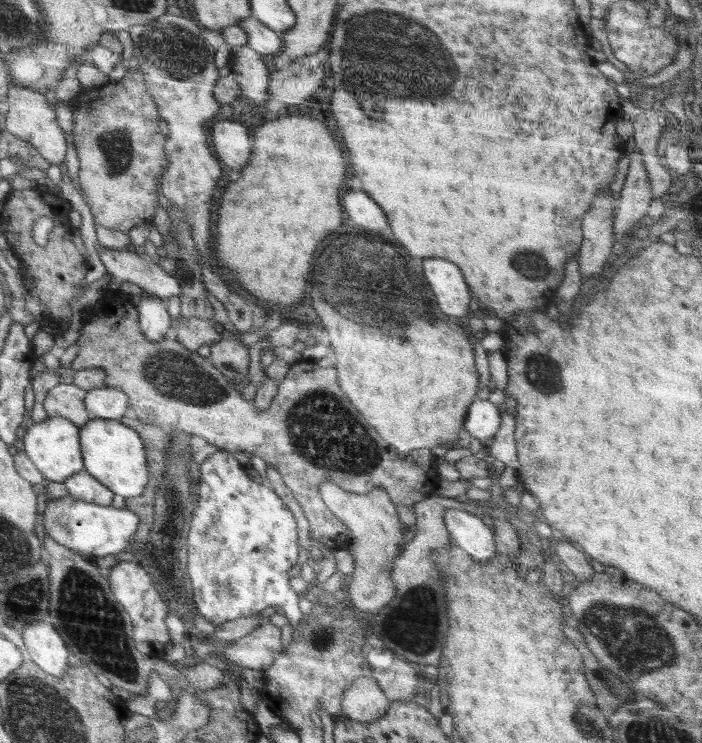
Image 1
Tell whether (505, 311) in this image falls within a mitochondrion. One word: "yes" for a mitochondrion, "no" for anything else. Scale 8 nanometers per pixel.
no

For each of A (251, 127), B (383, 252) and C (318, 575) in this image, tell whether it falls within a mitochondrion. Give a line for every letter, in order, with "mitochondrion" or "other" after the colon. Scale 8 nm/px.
A: other
B: mitochondrion
C: other

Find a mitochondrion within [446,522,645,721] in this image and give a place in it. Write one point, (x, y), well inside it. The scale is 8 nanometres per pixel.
(603, 676)

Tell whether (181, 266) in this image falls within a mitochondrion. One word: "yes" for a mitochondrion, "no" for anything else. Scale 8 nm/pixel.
yes

